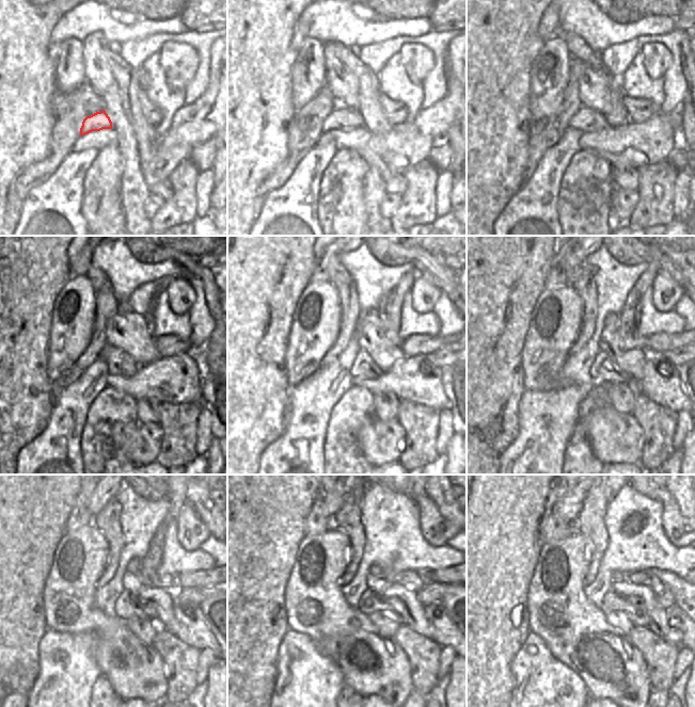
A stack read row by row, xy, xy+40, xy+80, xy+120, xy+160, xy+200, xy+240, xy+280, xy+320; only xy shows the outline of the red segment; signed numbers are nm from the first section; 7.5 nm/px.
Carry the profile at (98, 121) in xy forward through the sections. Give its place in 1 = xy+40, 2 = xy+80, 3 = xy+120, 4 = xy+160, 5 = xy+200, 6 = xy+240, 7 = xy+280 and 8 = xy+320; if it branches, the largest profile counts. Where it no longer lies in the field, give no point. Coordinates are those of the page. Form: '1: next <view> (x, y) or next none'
1: next xy+40 (342, 118)
2: next xy+80 (587, 121)
3: next xy+120 (120, 363)
4: next xy+160 (364, 367)
5: next xy+200 (603, 369)
6: next xy+240 (126, 607)
7: next xy+280 (369, 603)
8: next xy+320 (633, 607)

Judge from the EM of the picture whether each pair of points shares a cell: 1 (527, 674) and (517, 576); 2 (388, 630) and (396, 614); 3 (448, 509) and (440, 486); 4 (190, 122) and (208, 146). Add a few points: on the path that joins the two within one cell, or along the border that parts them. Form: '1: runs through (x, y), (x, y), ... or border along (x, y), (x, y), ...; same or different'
1: border along (530, 631), (511, 662); different
2: border along (388, 612), (399, 625); different
3: runs through (445, 503), (440, 492); same
4: border along (214, 137), (192, 147); different

